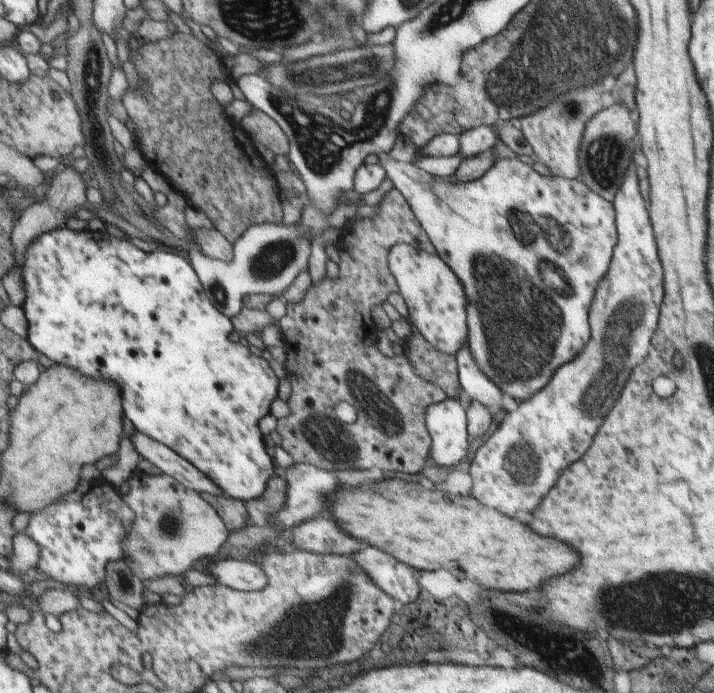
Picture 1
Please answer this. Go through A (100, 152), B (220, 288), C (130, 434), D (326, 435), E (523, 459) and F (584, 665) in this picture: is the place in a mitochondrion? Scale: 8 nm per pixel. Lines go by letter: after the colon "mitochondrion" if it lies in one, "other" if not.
A: other
B: mitochondrion
C: other
D: mitochondrion
E: mitochondrion
F: other

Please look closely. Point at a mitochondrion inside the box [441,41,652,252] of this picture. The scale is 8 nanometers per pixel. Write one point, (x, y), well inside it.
(602, 157)

